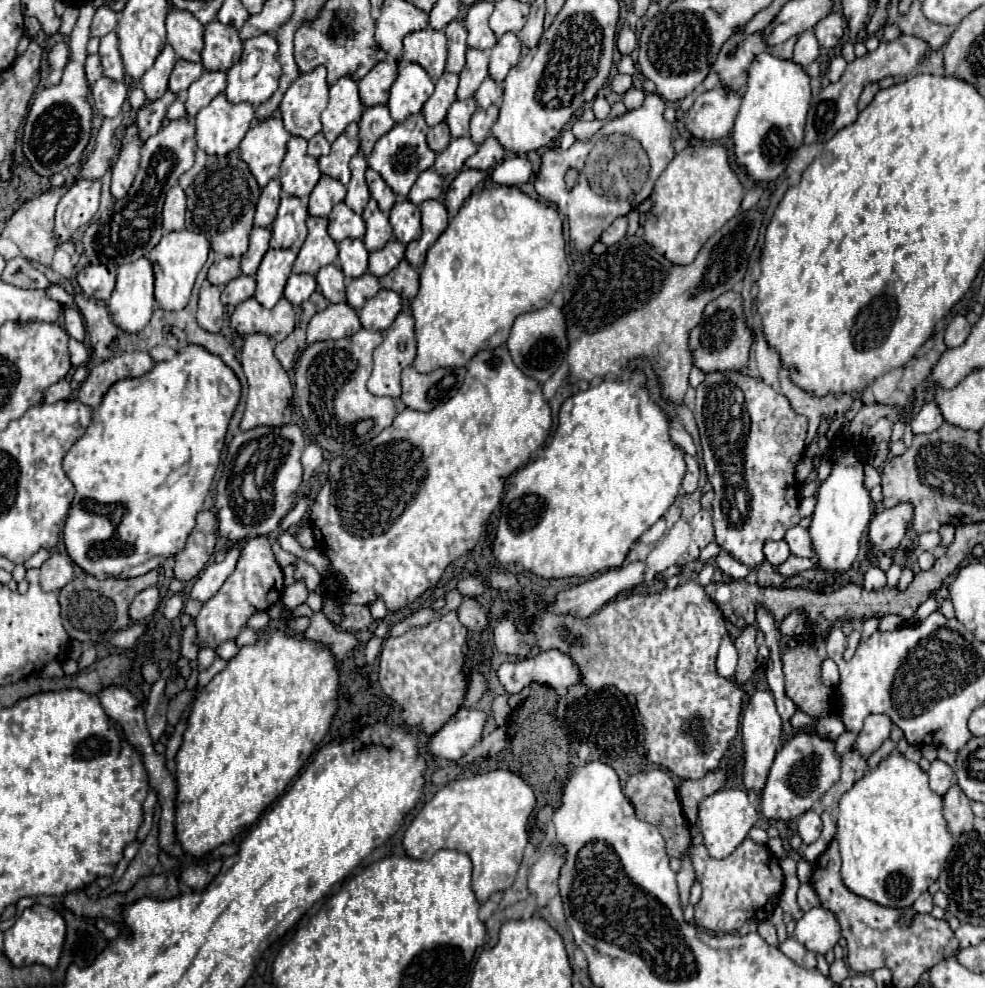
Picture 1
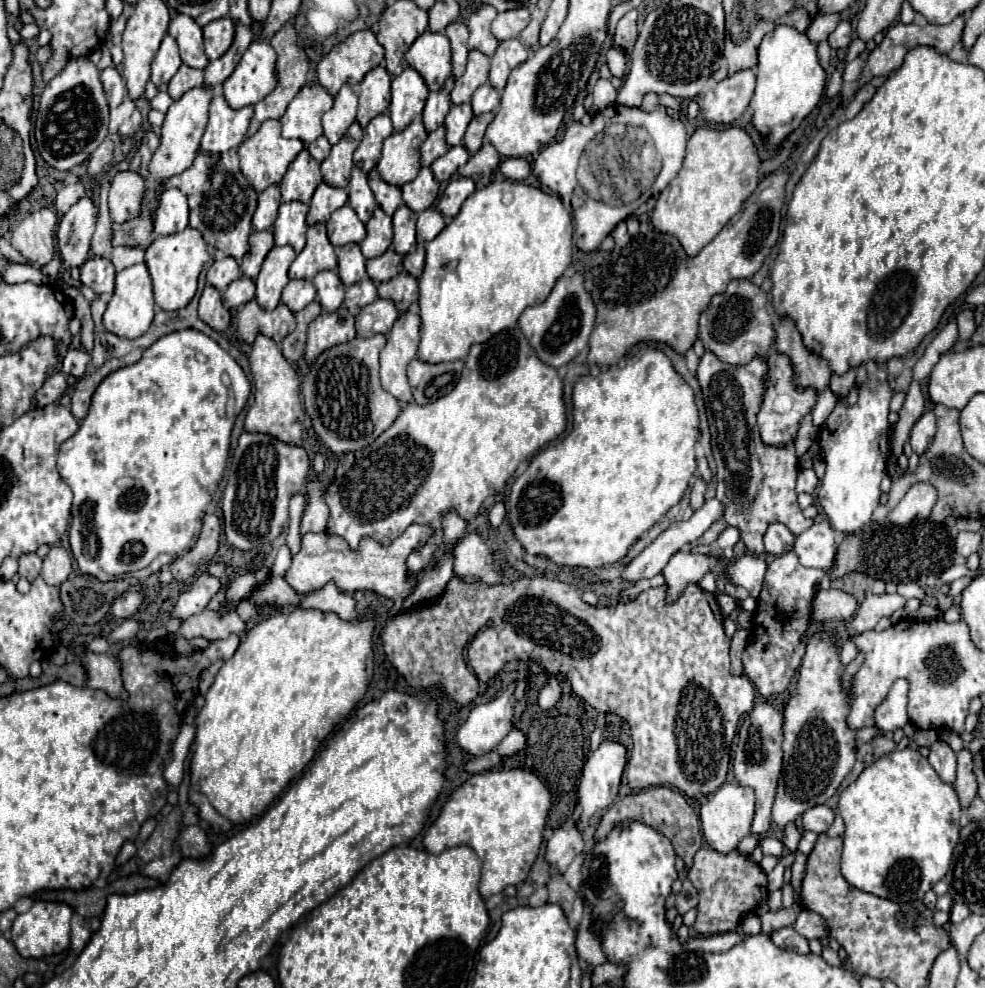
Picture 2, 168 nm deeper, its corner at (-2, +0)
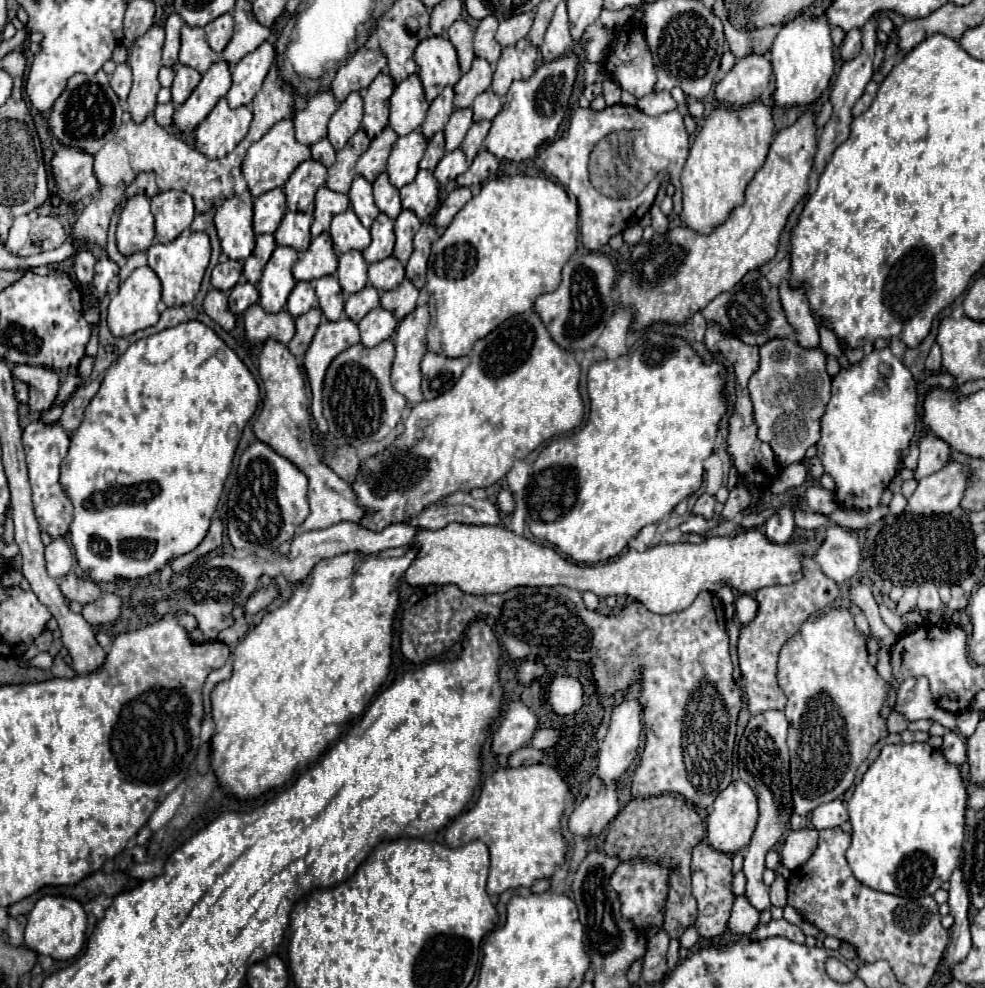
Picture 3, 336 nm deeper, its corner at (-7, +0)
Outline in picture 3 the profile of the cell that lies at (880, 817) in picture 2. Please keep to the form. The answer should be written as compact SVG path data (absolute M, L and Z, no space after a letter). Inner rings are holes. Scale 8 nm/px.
M887 744L883 746L879 758L869 766L869 770L865 772L863 780L855 786L853 796L847 802L847 810L851 816L851 824L853 824L853 842L847 850L847 862L853 870L853 876L879 892L887 892L887 894L895 894L895 896L903 896L903 898L917 898L917 896L929 896L935 894L943 882L947 882L953 874L953 870L959 864L961 858L961 848L963 848L963 840L965 840L965 810L967 810L967 790L963 788L963 778L959 774L957 766L949 766L949 762L945 762L943 754L937 748L931 748L929 744Z

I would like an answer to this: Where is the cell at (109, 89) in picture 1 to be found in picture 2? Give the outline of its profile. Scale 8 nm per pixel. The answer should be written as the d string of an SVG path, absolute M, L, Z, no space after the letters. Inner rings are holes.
M114 66L102 70L102 84L104 84L104 92L106 92L110 108L116 108L126 96L126 84L124 84L120 72Z

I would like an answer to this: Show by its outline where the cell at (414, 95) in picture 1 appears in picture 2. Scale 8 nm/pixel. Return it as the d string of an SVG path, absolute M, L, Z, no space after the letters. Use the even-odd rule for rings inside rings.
M406 68L400 76L396 76L392 80L392 100L388 108L394 130L404 130L404 126L408 126L414 116L422 114L426 98L428 88L414 68Z

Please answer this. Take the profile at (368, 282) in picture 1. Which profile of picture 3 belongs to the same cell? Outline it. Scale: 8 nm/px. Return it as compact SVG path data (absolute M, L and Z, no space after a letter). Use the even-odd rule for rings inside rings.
M367 284L363 290L359 290L347 298L345 314L353 322L359 322L367 312L371 312L377 306L379 306L379 292L371 284Z

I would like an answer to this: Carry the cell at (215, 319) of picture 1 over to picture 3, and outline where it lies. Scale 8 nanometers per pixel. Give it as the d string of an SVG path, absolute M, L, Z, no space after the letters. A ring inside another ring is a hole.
M215 288L209 290L209 294L205 296L205 302L203 302L203 308L205 308L205 314L211 320L215 320L223 330L233 330L235 316L229 310L227 296L221 290L215 290Z

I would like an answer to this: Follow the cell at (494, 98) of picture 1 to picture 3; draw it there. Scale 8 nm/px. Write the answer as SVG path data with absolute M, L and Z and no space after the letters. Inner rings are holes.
M485 90L473 102L473 120L493 120L501 112L501 98L493 90Z

